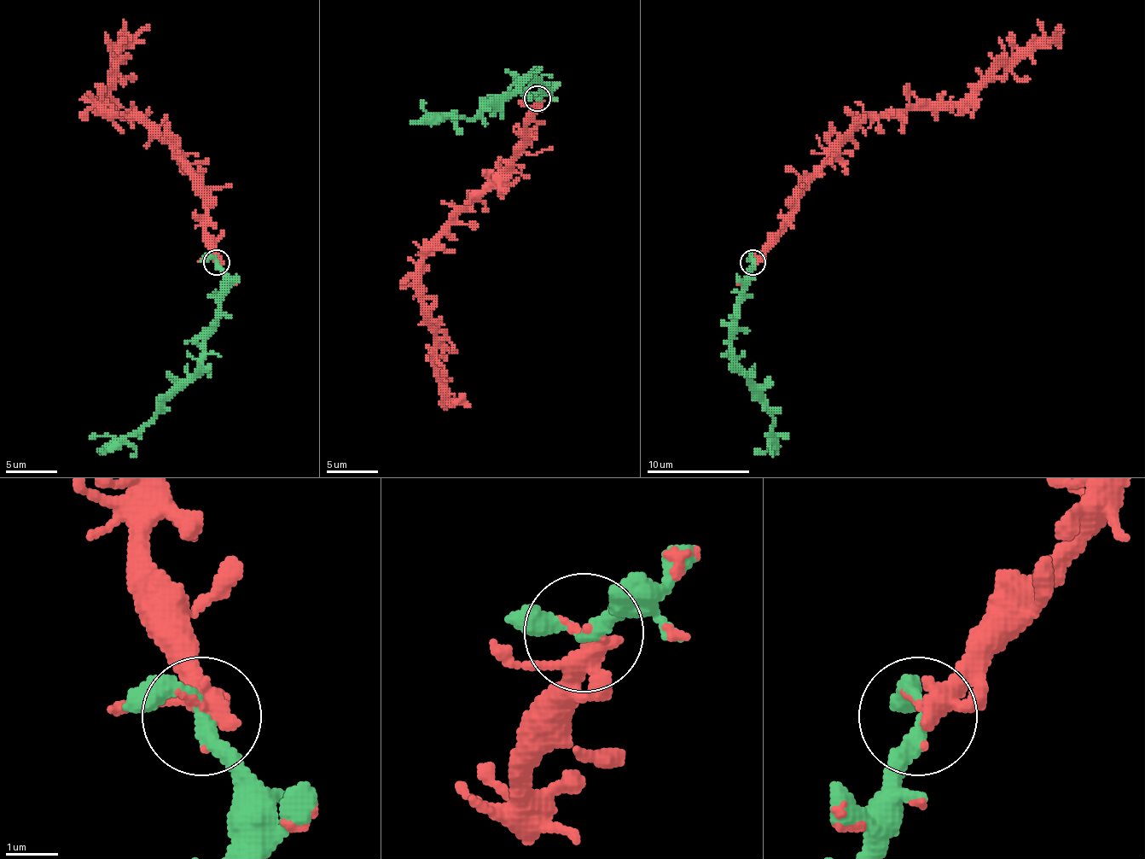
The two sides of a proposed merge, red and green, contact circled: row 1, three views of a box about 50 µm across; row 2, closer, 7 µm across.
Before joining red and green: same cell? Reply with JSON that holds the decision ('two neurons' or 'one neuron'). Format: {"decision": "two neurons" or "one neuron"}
{"decision": "one neuron"}

